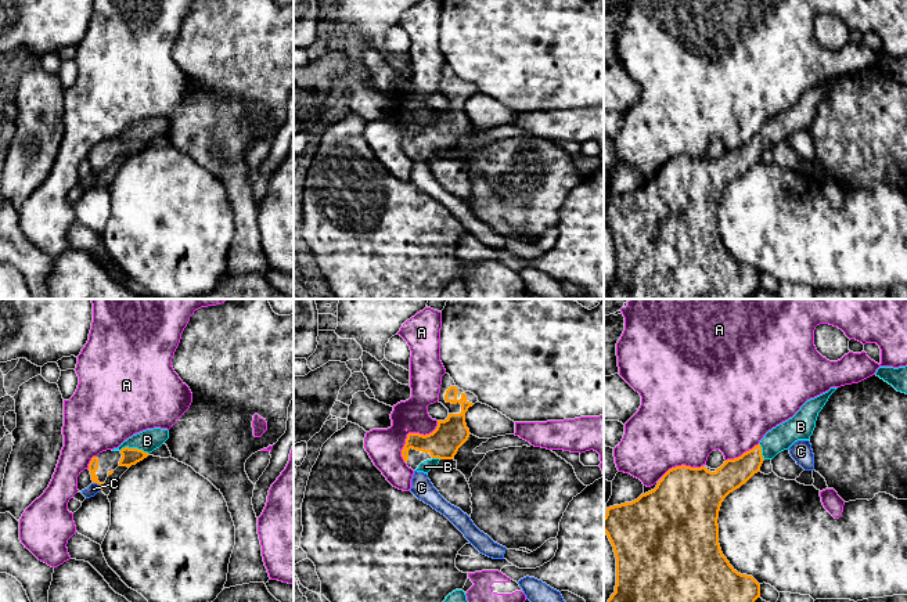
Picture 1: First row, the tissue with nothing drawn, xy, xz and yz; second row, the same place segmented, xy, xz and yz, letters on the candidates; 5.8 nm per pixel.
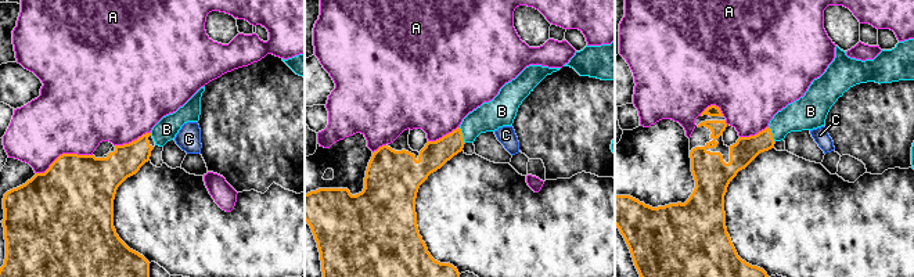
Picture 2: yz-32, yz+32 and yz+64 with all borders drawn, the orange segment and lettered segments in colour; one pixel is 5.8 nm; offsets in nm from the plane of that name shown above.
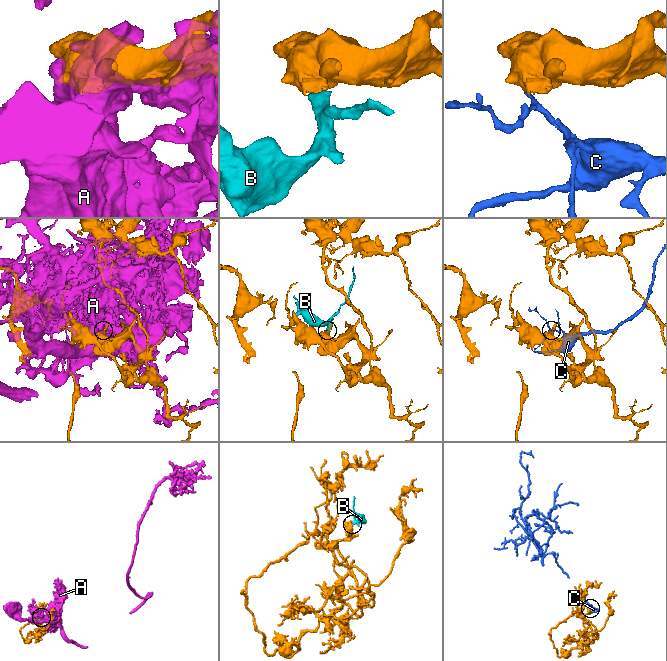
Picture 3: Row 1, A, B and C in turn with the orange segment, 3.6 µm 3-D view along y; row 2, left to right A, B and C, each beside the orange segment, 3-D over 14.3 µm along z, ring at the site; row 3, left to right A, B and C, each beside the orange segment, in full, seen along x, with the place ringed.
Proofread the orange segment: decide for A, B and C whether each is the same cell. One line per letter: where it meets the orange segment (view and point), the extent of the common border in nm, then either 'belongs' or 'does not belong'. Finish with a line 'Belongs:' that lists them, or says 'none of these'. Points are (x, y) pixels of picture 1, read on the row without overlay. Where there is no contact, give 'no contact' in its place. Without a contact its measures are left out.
A: xz (410, 123) | 320 nm | does not belong
B: xy (135, 139) | 180 nm | belongs
C: xy (100, 176) | 80 nm | does not belong
Belongs: B

